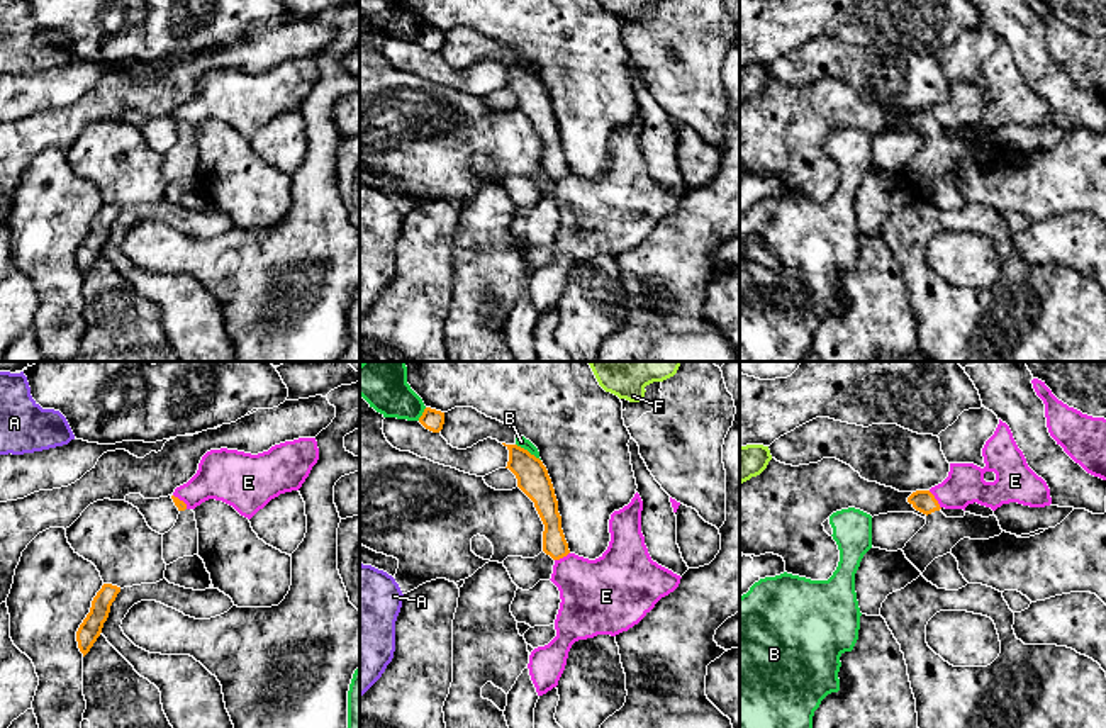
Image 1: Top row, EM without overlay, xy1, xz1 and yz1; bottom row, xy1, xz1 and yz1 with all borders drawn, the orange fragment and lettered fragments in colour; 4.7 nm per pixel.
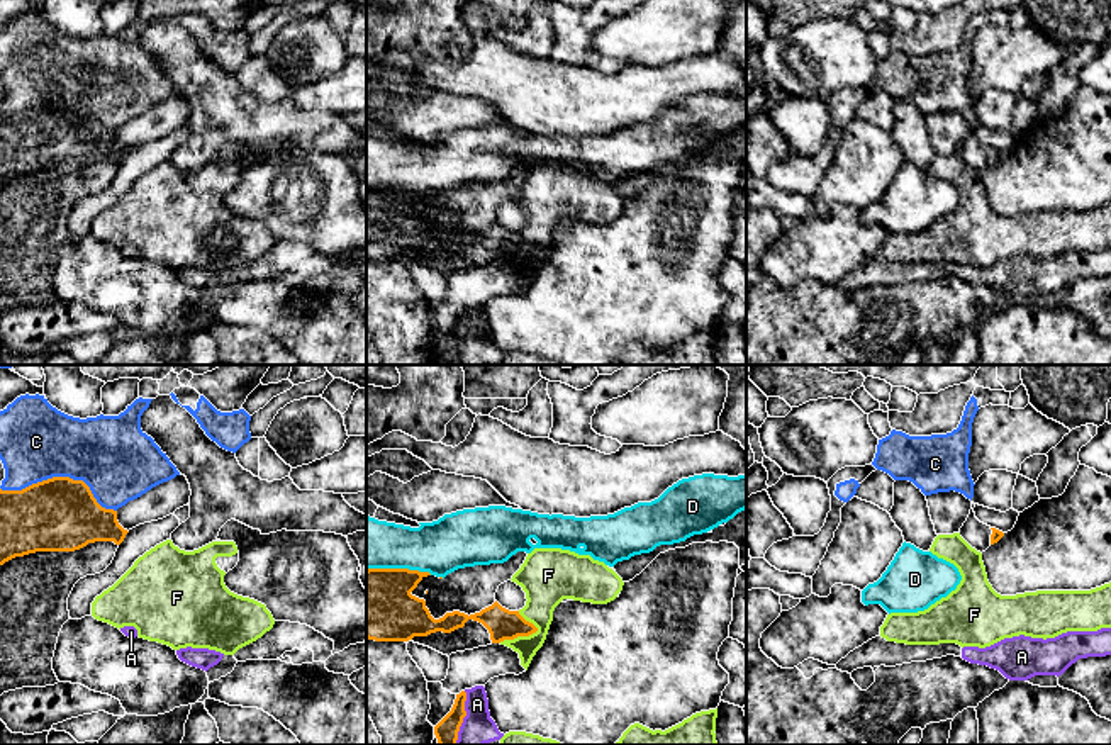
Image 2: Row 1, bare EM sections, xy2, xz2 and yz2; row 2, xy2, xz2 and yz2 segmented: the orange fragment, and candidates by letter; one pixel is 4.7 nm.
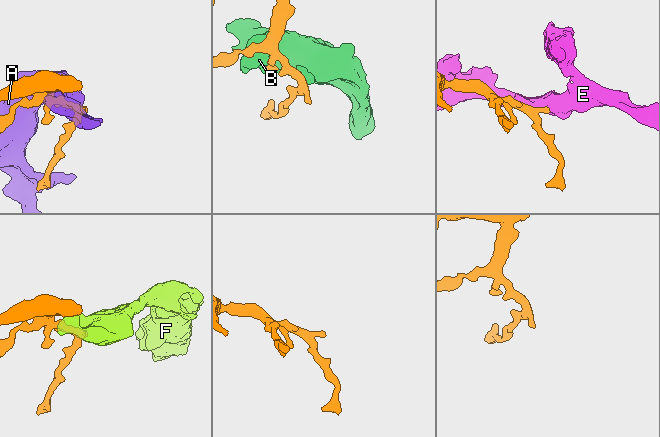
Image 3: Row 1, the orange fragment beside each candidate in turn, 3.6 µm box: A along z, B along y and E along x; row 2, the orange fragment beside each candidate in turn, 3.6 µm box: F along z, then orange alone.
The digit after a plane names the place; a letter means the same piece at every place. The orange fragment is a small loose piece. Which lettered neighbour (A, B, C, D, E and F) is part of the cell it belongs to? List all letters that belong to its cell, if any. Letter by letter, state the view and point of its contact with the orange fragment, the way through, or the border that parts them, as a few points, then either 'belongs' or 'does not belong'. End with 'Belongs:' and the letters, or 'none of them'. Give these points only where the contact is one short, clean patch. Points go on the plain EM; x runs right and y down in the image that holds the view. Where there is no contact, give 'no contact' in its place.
A: xz2 (463, 336) | does not belong
B: xz1 (526, 70) | does not belong
C: xy2 (61, 97) | does not belong
D: xz2 (399, 189) | does not belong
E: yz1 (935, 119) | along yz1 (928, 111), (940, 128) | does not belong
F: xz2 (518, 255) | along xz2 (538, 248), (528, 255), (499, 262) | does not belong
Belongs: none of them

